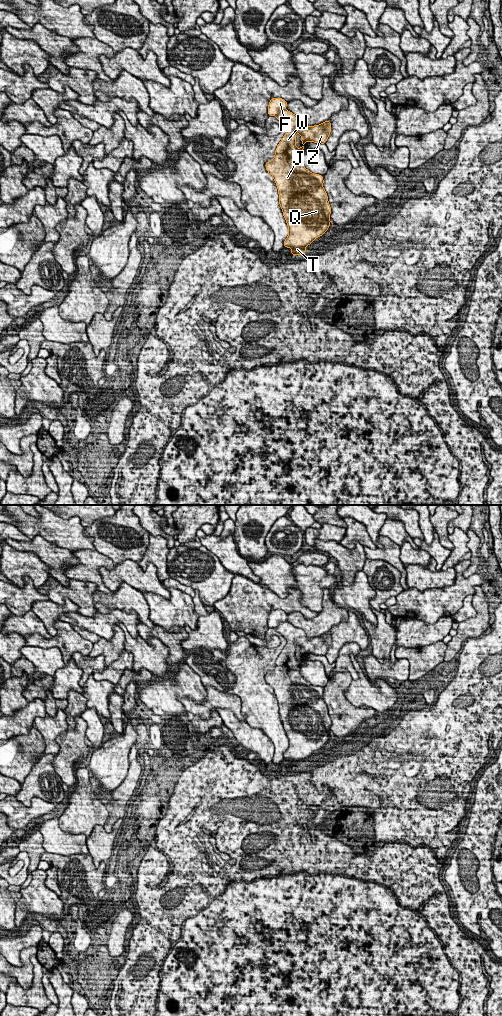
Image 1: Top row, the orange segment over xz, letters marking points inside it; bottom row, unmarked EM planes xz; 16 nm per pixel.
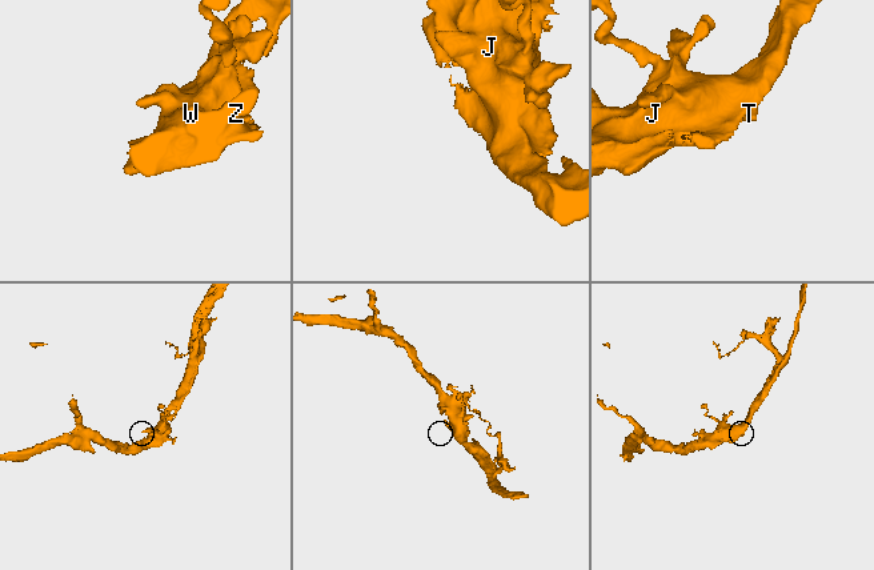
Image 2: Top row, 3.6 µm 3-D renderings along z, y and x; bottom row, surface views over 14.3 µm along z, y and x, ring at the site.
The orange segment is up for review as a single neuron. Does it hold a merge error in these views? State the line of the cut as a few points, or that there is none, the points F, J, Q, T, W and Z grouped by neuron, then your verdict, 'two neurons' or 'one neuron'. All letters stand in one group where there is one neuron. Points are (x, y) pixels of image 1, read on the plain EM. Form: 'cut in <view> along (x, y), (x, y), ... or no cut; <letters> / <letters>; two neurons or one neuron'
cut in xz along (285, 620), (281, 621), (276, 628); F / J Q T W Z; two neurons

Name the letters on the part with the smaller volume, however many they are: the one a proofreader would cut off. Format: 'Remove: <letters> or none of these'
Remove: F

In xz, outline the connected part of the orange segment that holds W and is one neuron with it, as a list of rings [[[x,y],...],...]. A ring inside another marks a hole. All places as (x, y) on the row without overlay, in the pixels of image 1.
[[[279,622],[277,632],[286,639],[286,645],[276,659],[272,673],[266,674],[265,679],[273,688],[276,695],[279,716],[288,738],[288,748],[283,754],[284,759],[291,760],[291,767],[304,767],[306,759],[325,746],[330,739],[330,726],[332,724],[327,705],[323,699],[324,691],[320,686],[314,686],[306,681],[300,674],[300,665],[305,661],[306,654],[325,656],[331,645],[331,634],[309,639],[306,633],[288,622]],[[296,646],[301,647],[302,659],[296,659]]]

